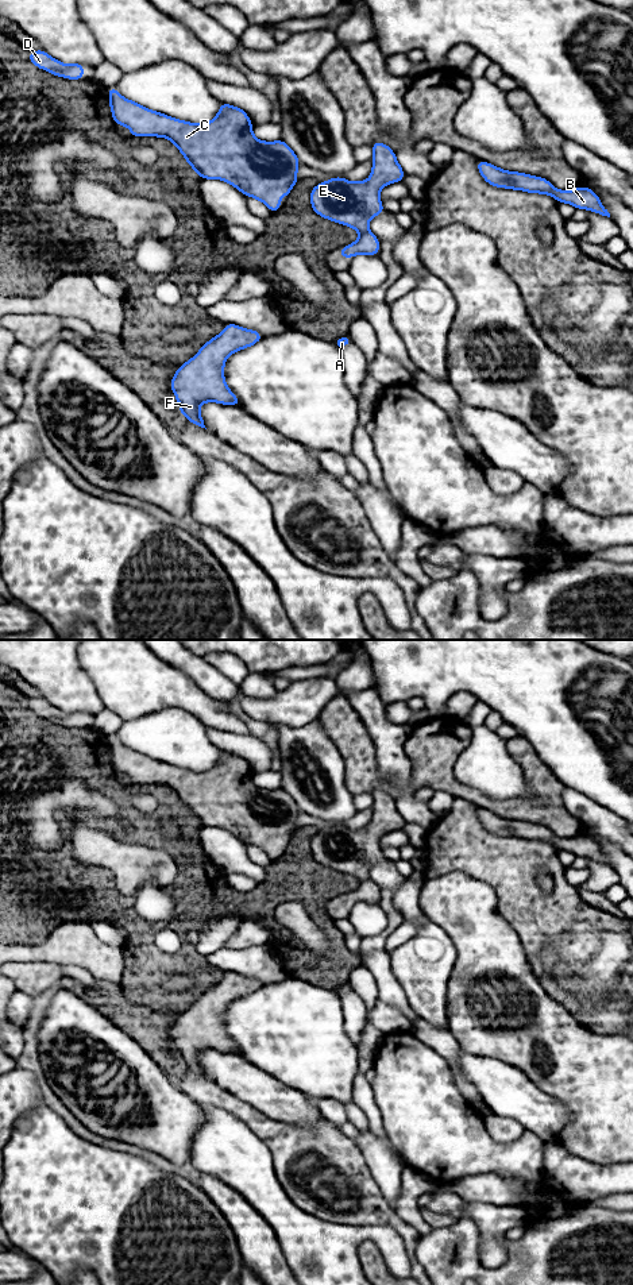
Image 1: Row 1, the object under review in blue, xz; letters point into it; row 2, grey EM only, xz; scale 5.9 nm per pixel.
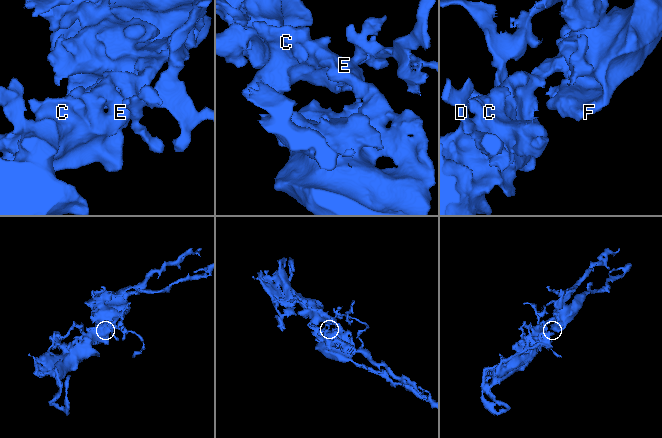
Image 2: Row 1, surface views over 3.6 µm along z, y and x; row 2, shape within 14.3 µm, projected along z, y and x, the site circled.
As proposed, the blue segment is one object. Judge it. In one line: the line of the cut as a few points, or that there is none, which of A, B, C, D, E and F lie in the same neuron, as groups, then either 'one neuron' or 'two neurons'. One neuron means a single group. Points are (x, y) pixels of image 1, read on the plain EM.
no cut; A B C D E F; one neuron

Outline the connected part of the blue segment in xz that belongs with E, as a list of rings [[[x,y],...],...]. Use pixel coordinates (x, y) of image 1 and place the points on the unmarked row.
[[[382,790],[371,792],[373,818],[366,829],[351,830],[341,825],[320,830],[310,838],[312,857],[321,865],[355,876],[359,887],[341,895],[339,906],[354,906],[358,902],[378,903],[381,891],[368,877],[368,869],[383,861],[379,838],[389,831],[404,827],[395,800]]]

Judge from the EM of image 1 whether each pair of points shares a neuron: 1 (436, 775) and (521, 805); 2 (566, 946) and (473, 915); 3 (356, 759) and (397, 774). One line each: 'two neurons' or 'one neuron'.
1: one neuron
2: two neurons
3: two neurons

